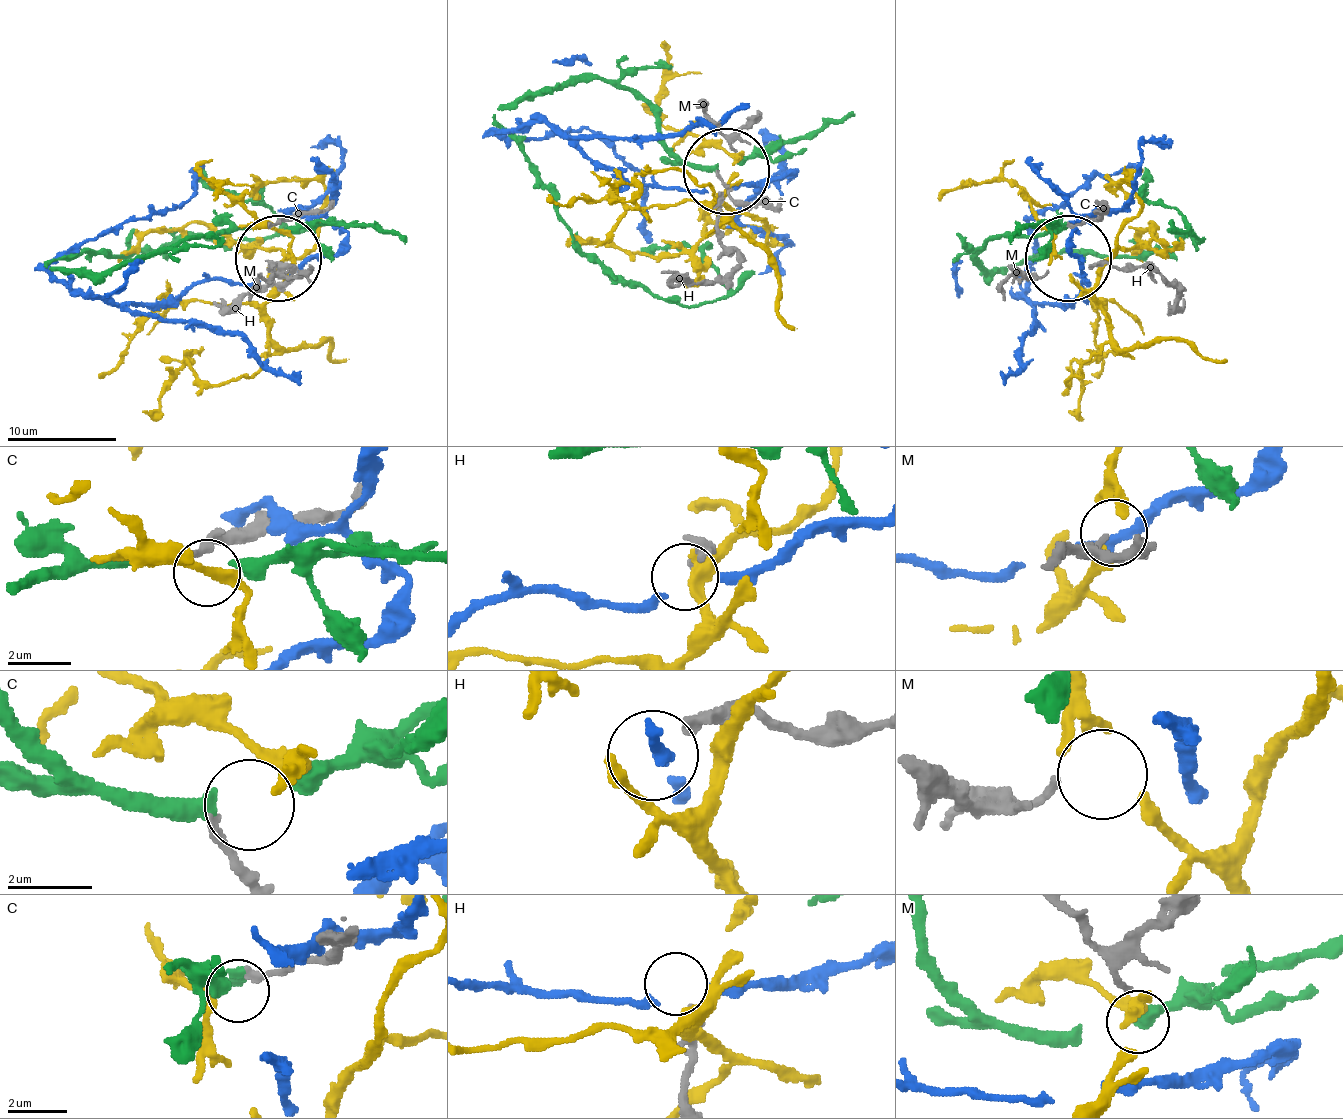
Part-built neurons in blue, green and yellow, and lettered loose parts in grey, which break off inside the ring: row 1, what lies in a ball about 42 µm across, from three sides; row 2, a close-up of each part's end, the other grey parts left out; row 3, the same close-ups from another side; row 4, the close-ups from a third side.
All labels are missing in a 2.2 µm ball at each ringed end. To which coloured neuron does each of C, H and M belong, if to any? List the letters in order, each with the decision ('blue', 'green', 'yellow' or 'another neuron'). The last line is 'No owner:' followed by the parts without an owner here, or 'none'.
C: another neuron
H: another neuron
M: yellow
No owner: C, H

